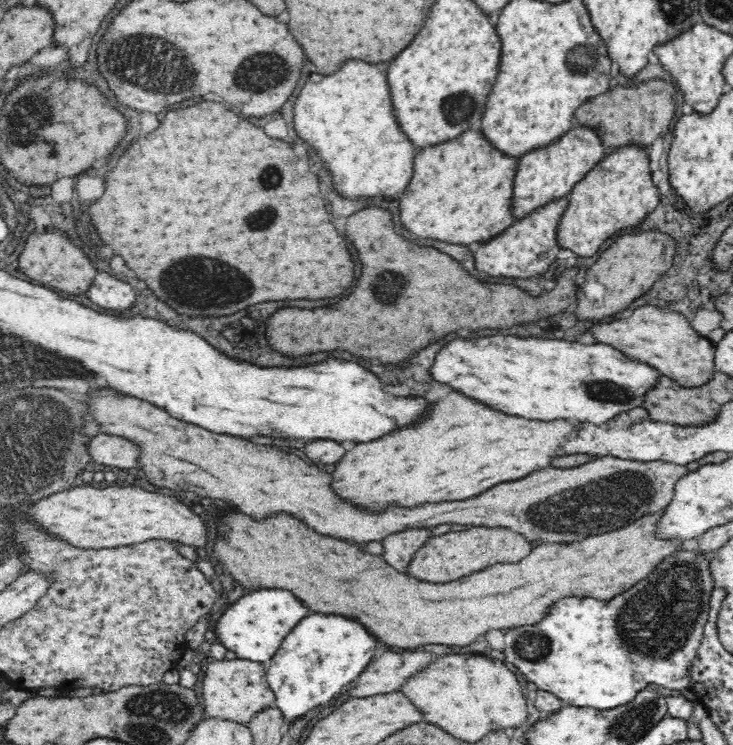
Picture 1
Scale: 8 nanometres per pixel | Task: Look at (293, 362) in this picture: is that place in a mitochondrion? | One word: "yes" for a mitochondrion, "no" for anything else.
no

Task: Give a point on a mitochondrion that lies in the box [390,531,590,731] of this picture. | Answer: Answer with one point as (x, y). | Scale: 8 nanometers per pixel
(530, 646)

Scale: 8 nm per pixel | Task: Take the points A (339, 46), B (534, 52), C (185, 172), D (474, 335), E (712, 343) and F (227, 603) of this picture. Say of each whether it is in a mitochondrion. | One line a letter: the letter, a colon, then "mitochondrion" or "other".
A: other
B: other
C: other
D: other
E: other
F: other

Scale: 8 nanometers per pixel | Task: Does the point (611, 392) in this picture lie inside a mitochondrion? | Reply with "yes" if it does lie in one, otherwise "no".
yes

